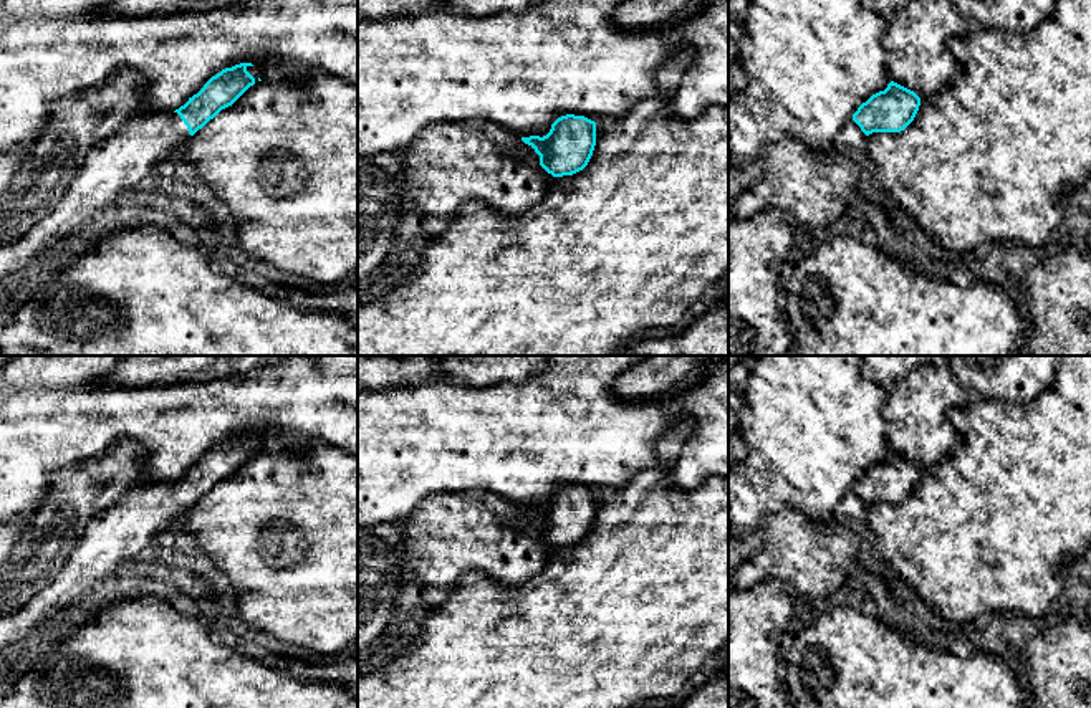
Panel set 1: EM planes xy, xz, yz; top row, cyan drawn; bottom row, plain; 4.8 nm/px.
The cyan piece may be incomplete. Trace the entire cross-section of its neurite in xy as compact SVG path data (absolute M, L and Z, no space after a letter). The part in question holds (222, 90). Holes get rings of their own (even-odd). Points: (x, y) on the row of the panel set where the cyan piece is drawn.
M252 63L225 68L179 109L134 114L101 139L55 210L22 238L0 245L0 285L10 275L22 273L36 256L68 243L70 235L96 210L136 189L156 165L267 76L268 69Z

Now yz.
M891 81L884 91L872 94L853 114L853 121L869 136L872 132L901 132L916 117L920 98Z

